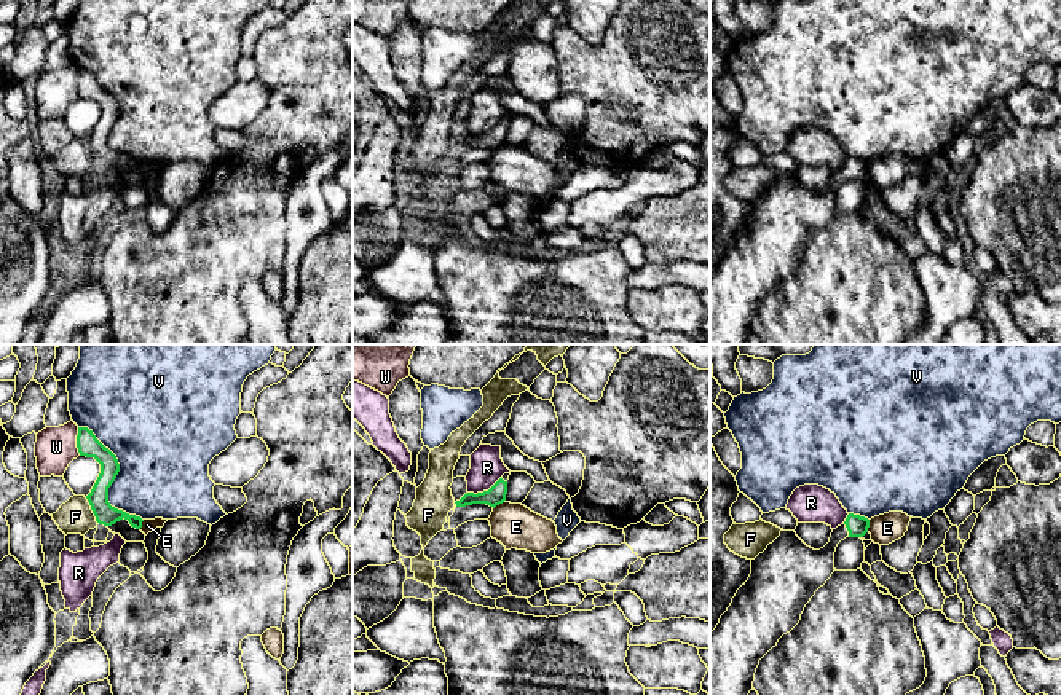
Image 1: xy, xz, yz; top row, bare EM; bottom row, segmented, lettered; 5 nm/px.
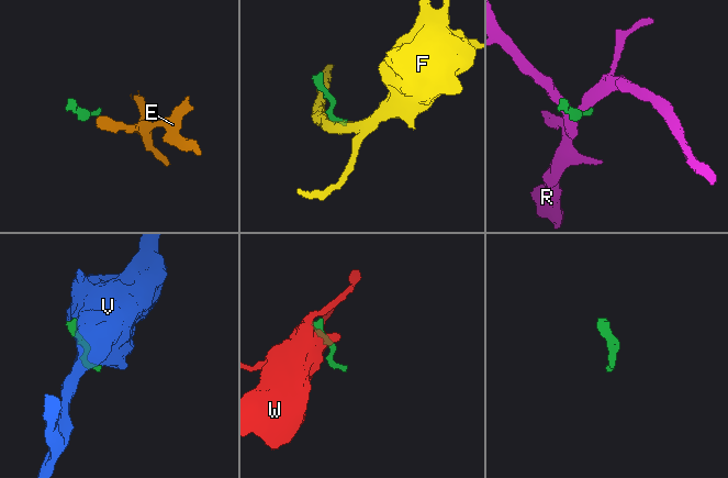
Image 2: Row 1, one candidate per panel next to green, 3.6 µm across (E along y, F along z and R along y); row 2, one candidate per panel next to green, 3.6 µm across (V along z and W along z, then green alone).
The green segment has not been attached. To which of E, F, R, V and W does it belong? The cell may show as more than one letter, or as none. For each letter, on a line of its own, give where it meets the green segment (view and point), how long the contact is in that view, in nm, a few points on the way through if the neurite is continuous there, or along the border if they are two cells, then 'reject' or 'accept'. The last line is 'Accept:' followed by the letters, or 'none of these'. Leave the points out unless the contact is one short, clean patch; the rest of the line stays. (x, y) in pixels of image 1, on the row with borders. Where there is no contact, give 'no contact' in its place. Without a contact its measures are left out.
E: contact xz (498, 504); length 80 nm; border xz (504, 499), (493, 509); reject
F: contact xy (91, 509); length 140 nm; border xy (85, 498), (98, 522); reject
R: contact xz (484, 491); length 190 nm; border xz (500, 477), (487, 490), (468, 493); reject
V: contact xy (115, 477); length 600 nm; reject
W: contact xy (77, 442); length 140 nm; border xy (77, 427), (77, 451), (80, 455); reject
Accept: none of these

